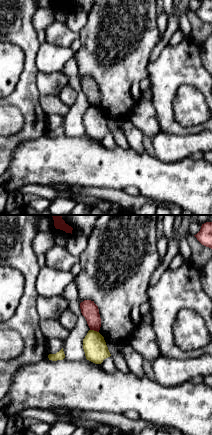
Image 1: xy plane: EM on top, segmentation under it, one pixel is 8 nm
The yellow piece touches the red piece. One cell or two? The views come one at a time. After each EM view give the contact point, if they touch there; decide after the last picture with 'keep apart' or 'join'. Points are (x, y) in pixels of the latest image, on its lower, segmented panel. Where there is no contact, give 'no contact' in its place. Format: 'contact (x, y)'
contact (93, 330)

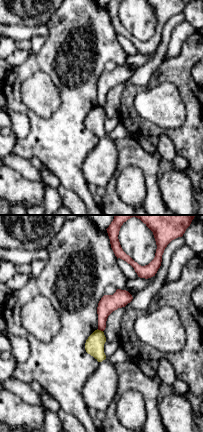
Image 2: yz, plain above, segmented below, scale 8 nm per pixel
contact (100, 330)

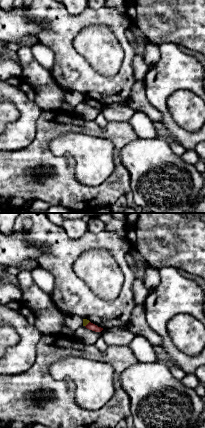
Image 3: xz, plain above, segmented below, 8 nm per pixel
contact (87, 323)

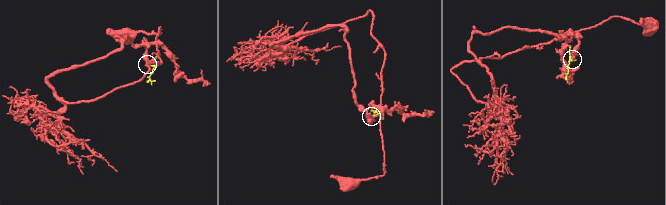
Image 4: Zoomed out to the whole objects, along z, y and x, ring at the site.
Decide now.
keep apart

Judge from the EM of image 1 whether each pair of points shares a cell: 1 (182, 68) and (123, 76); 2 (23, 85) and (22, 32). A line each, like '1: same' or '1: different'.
1: different
2: same

